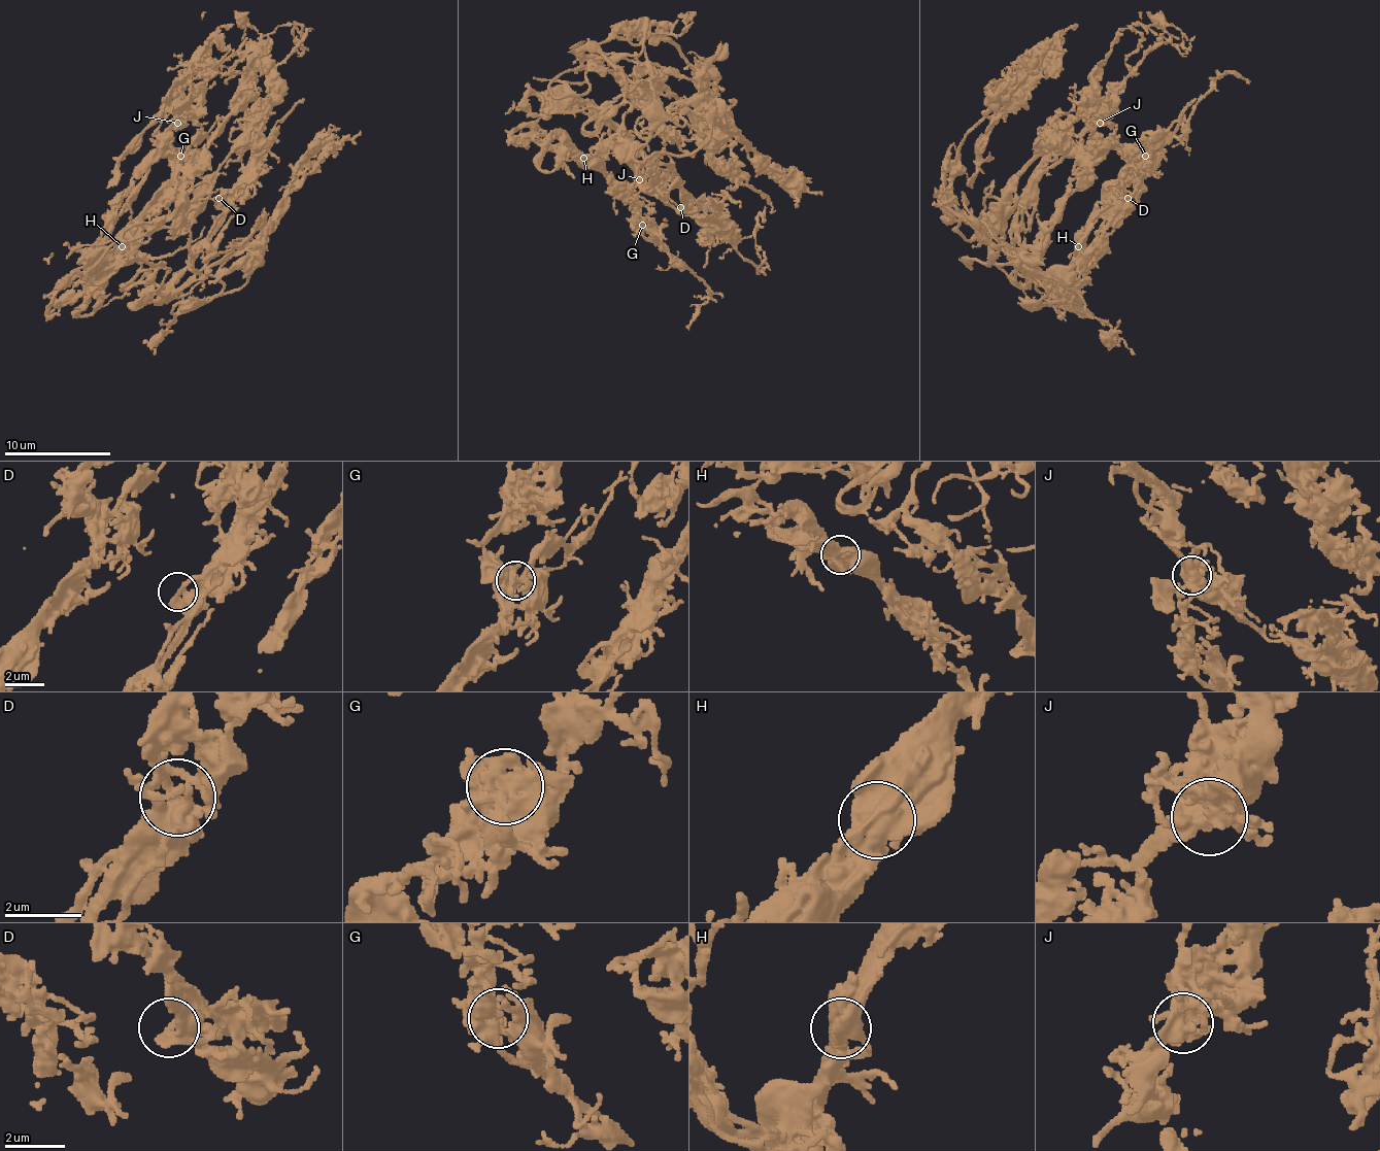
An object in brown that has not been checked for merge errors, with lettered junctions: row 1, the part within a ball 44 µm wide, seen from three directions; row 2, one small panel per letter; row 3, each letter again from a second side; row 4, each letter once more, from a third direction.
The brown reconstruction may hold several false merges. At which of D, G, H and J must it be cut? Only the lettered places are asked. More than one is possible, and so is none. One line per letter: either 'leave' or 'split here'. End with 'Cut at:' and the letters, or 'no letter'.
D: leave
G: leave
H: leave
J: leave
Cut at: no letter

